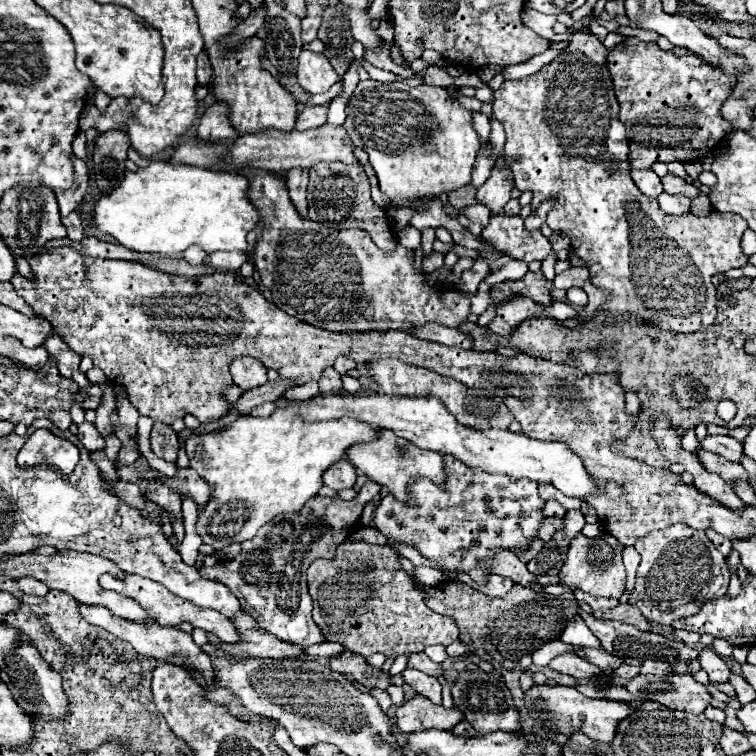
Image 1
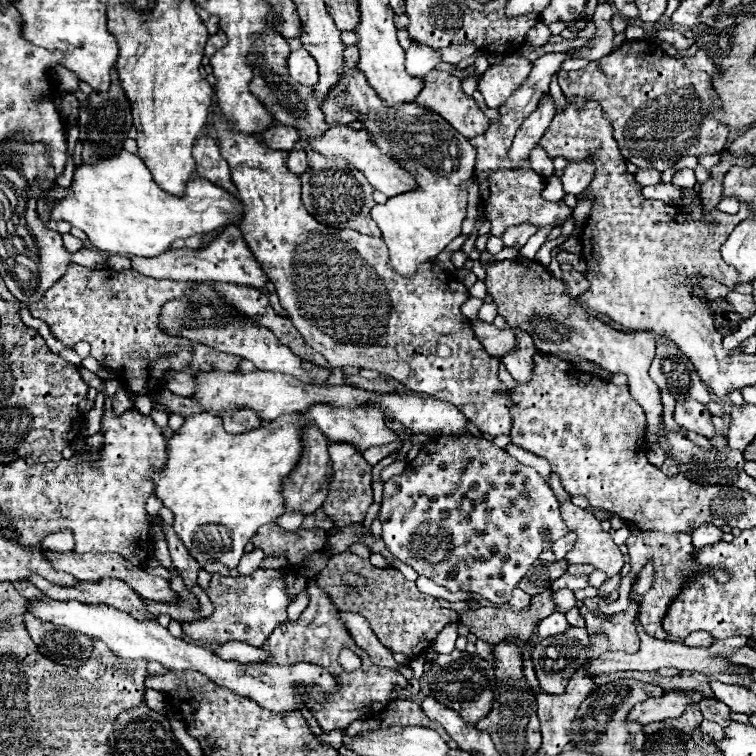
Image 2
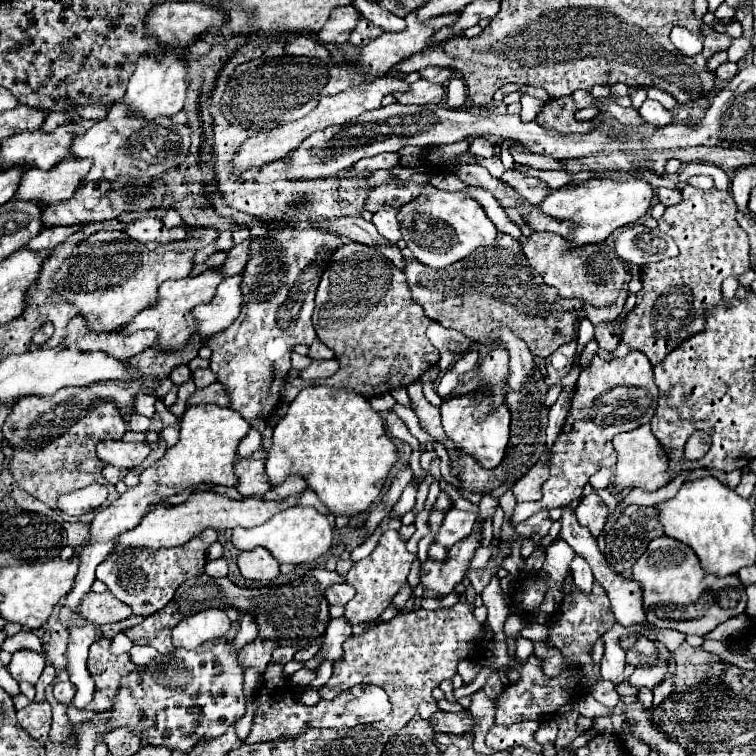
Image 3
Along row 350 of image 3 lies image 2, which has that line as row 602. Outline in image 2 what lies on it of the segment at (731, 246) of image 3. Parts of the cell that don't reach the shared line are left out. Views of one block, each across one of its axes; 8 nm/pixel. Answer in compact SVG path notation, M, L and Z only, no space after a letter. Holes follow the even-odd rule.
M650 530L650 532L632 534L626 540L626 546L628 546L628 552L630 552L634 578L638 576L638 572L642 570L646 560L654 560L656 574L654 574L652 588L640 600L640 624L646 630L646 634L650 634L650 636L654 636L658 640L664 640L668 634L662 630L662 618L664 618L670 602L682 590L684 582L690 576L694 576L694 568L696 568L696 562L692 558L694 546L690 546L690 534L662 534L662 532L652 532Z

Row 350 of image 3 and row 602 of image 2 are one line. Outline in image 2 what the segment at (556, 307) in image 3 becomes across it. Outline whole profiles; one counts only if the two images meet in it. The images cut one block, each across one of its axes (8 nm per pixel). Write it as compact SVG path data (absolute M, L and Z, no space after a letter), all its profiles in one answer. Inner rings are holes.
M546 590L542 594L532 596L528 610L524 612L510 612L510 610L502 610L502 608L476 608L476 610L464 610L460 614L460 622L464 626L470 628L470 632L478 638L482 638L488 644L498 644L502 640L522 640L528 642L534 638L536 634L536 626L542 618L550 616L554 612L554 600L552 600L552 592Z

